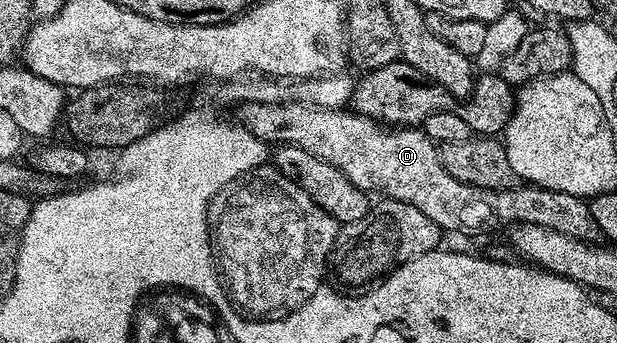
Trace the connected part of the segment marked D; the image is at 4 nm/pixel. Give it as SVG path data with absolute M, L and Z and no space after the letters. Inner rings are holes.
M305 101L298 102L242 102L239 107L241 110L239 123L256 139L263 139L270 145L296 145L299 149L311 153L316 159L335 165L335 169L345 174L361 191L366 193L378 191L378 196L415 205L419 213L427 213L427 217L431 217L437 227L445 233L461 231L464 227L469 231L493 231L496 227L509 229L516 224L526 223L555 233L563 233L563 237L582 239L585 243L598 242L599 232L589 212L589 204L578 195L559 193L555 189L532 185L514 185L498 191L467 185L451 177L451 173L443 169L438 144L428 139L424 130L379 123L375 119L368 119L365 115L358 115L352 109L329 110L312 106Z

